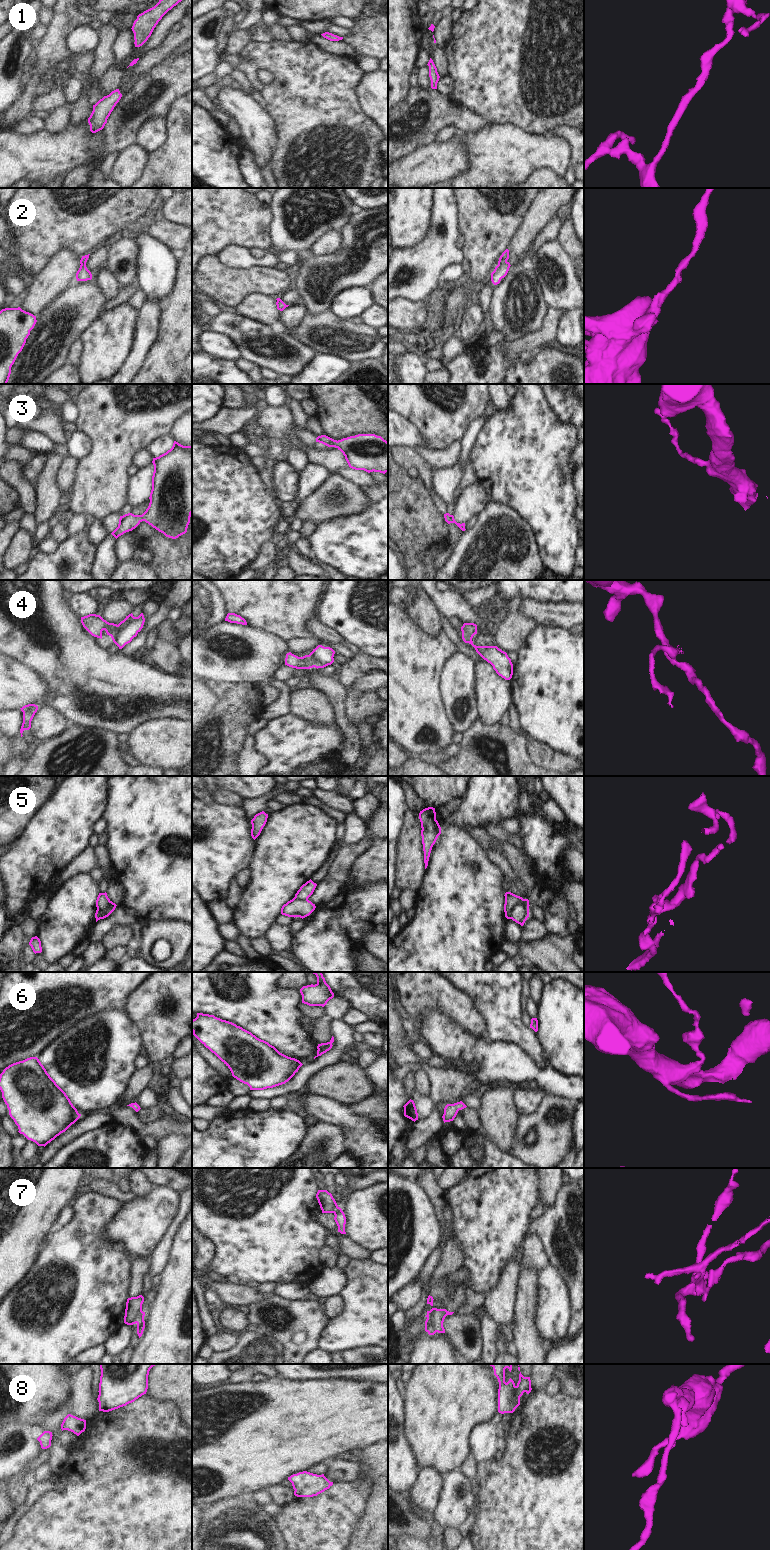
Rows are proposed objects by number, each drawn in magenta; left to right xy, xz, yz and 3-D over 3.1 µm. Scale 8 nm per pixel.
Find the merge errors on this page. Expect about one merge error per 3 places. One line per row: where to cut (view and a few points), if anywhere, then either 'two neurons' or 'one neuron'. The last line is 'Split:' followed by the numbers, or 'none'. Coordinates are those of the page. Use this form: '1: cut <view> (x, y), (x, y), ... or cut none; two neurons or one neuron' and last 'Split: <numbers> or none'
1: cut none; one neuron
2: cut none; one neuron
3: cut none; one neuron
4: cut xz (308, 655), (313, 659), (314, 666); two neurons
5: cut yz (528, 907), (518, 902), (513, 907), (510, 918); two neurons
6: cut none; one neuron
7: cut xy (142, 1311), (137, 1323); two neurons
8: cut none; one neuron
Split: 4, 5, 7

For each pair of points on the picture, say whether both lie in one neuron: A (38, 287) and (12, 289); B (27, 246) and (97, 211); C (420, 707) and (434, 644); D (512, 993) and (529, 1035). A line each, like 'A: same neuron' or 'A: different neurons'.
A: different neurons
B: same neuron
C: same neuron
D: same neuron

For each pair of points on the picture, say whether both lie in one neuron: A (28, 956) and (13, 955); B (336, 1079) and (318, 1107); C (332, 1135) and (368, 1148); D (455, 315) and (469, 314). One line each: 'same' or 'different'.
A: different
B: different
C: different
D: different

